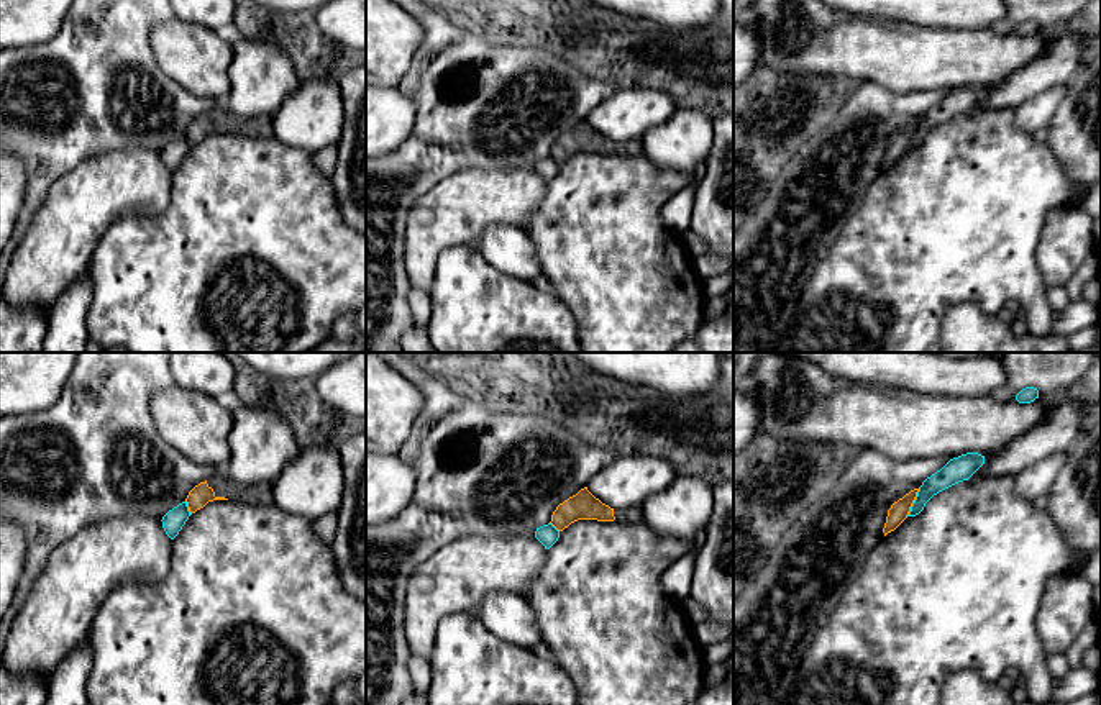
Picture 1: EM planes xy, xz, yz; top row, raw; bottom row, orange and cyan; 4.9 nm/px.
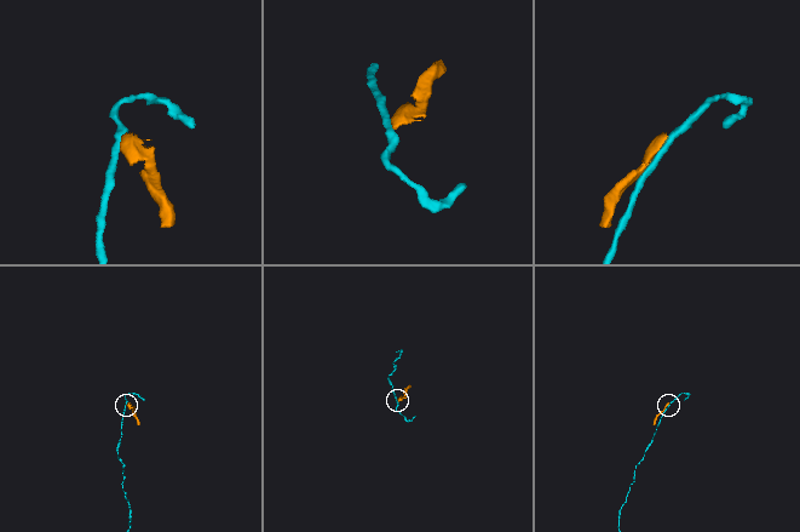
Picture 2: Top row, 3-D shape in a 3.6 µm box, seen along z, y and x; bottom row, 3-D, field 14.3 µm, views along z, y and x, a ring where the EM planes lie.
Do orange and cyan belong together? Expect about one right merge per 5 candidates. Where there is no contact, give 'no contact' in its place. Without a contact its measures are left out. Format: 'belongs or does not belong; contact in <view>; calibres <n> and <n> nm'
does not belong; contact in yz; calibres 90 and 110 nm

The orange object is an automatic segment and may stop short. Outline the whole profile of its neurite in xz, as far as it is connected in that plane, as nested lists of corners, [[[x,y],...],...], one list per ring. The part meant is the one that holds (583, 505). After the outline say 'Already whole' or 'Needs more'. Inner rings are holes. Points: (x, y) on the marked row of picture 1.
[[[587,487],[569,497],[556,507],[551,515],[551,525],[563,531],[578,520],[614,521],[614,508],[596,498]]]. Already whole

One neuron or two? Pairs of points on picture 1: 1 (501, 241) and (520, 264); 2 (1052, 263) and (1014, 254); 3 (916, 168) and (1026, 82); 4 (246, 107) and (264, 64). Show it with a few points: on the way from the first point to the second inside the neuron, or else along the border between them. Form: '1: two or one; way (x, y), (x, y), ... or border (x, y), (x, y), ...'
1: one; way (506, 246), (519, 259)
2: two; border (1046, 222), (1037, 246), (1037, 268), (1044, 286)
3: two; border (1014, 107), (972, 110)
4: one; way (250, 97), (260, 87), (263, 74)

